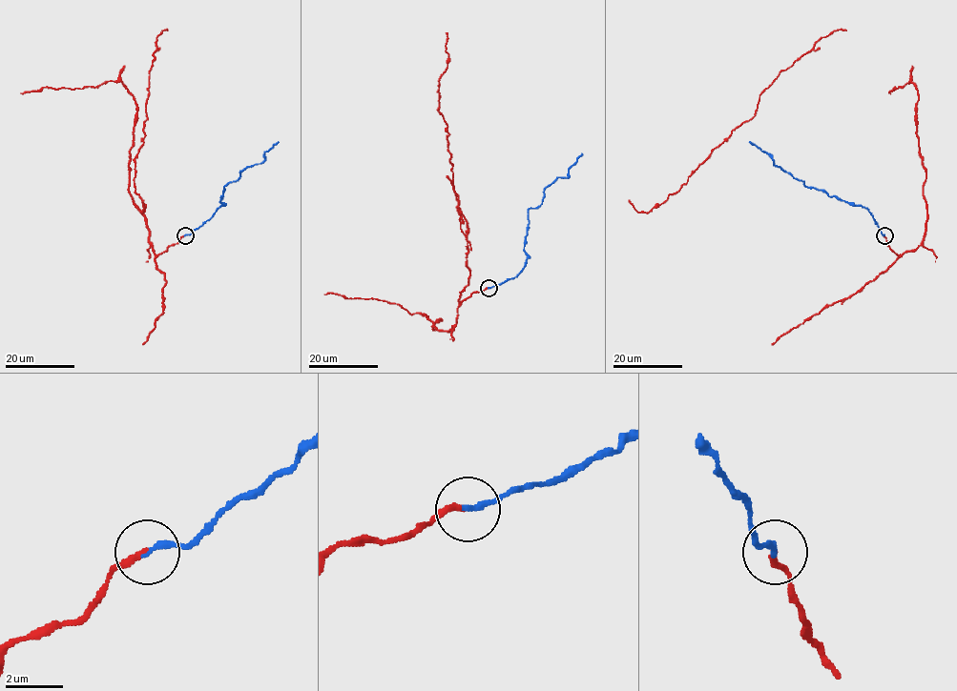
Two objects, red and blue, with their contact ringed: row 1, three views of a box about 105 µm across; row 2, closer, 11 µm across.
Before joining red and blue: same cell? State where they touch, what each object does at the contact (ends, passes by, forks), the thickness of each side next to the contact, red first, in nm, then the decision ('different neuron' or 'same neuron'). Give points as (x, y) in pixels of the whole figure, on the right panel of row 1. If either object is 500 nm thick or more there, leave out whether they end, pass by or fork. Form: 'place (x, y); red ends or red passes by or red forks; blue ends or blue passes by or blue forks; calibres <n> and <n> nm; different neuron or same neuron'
place (884, 235); red ends; blue ends; calibres 220 and 200 nm; same neuron

